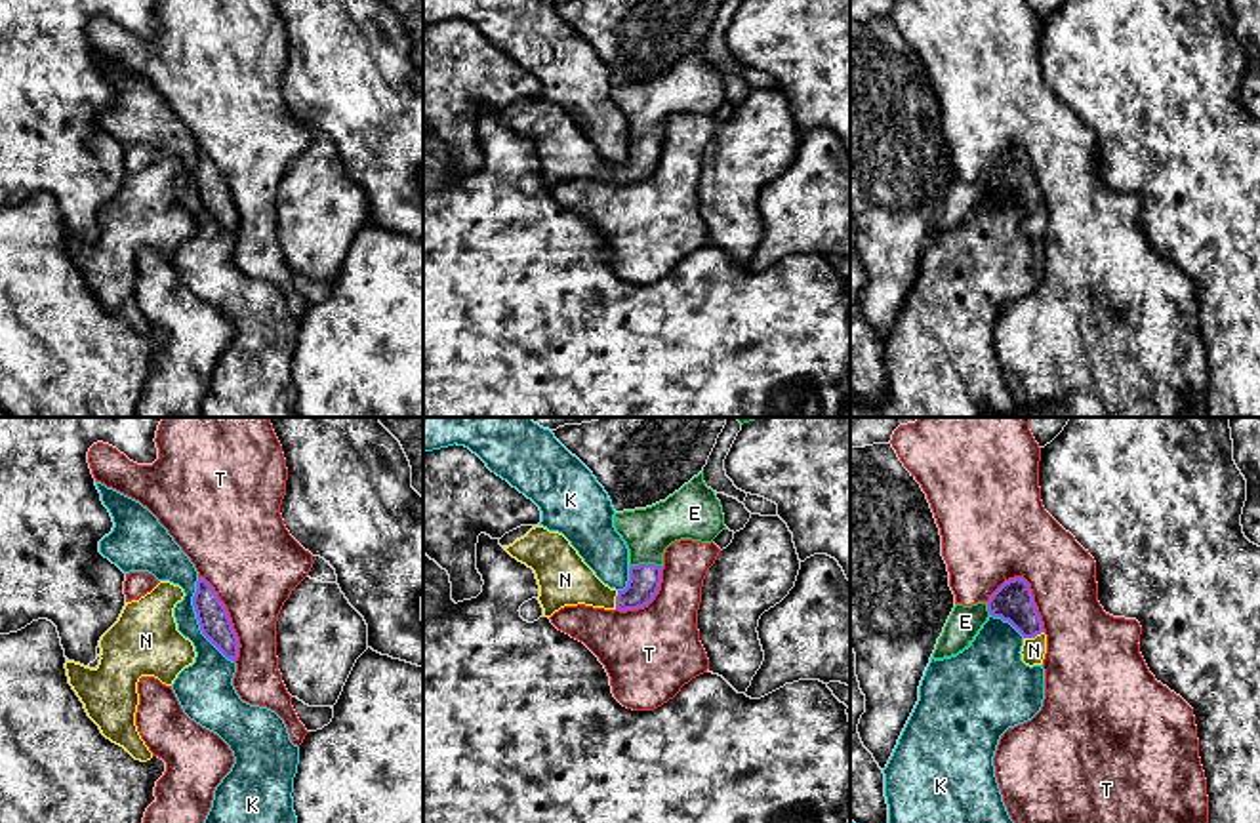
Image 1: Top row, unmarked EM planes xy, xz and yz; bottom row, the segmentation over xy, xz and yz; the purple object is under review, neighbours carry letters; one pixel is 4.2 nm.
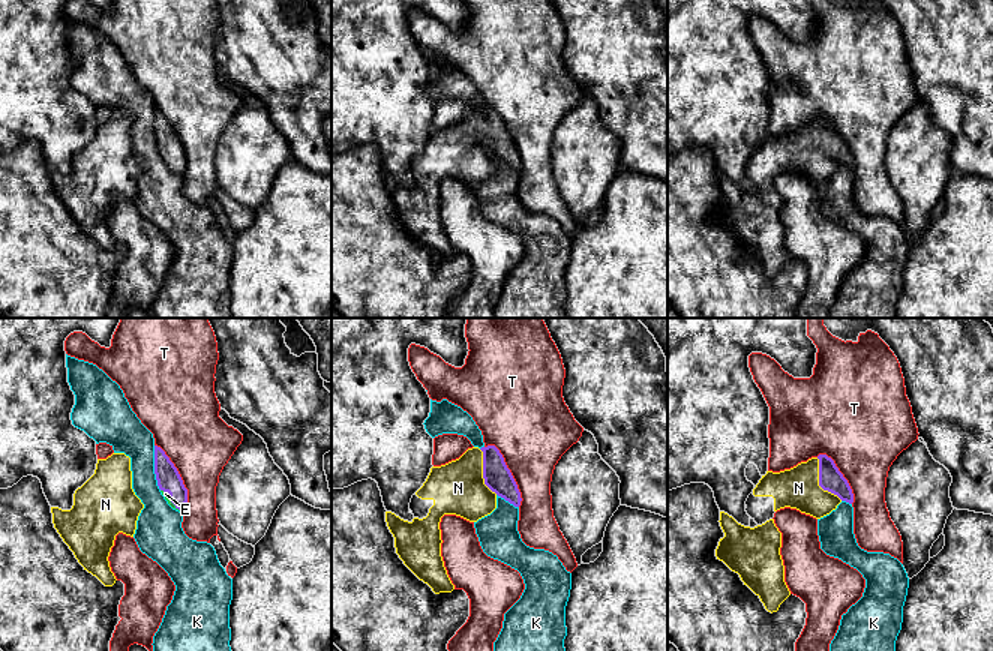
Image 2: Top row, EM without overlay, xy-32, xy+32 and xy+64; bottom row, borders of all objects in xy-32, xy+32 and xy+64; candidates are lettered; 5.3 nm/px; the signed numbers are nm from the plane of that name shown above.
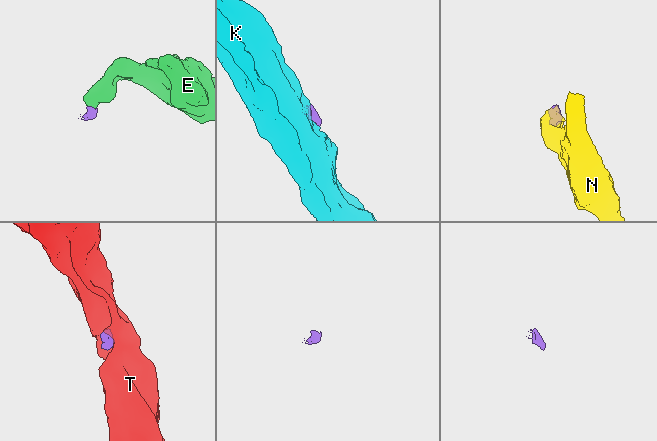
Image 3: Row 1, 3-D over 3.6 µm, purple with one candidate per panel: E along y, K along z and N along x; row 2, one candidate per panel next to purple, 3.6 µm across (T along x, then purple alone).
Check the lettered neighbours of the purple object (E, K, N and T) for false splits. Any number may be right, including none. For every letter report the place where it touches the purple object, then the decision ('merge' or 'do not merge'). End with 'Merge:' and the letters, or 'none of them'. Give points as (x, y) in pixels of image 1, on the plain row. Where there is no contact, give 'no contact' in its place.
E: xz (645, 138) | merge
K: xy (199, 195) | do not merge
N: yz (1034, 210) | merge
T: yz (1028, 160) | do not merge
Merge: E, N

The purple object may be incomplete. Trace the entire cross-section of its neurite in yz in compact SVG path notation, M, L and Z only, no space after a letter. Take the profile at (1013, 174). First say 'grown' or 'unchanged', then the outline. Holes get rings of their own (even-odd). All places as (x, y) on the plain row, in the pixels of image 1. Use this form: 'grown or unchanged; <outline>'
grown; M1024 151L1005 154L987 175L955 177L932 231L951 231L968 221L989 189L1008 194L1024 210L1020 227L1026 238L1043 238L1047 208L1029 156Z

